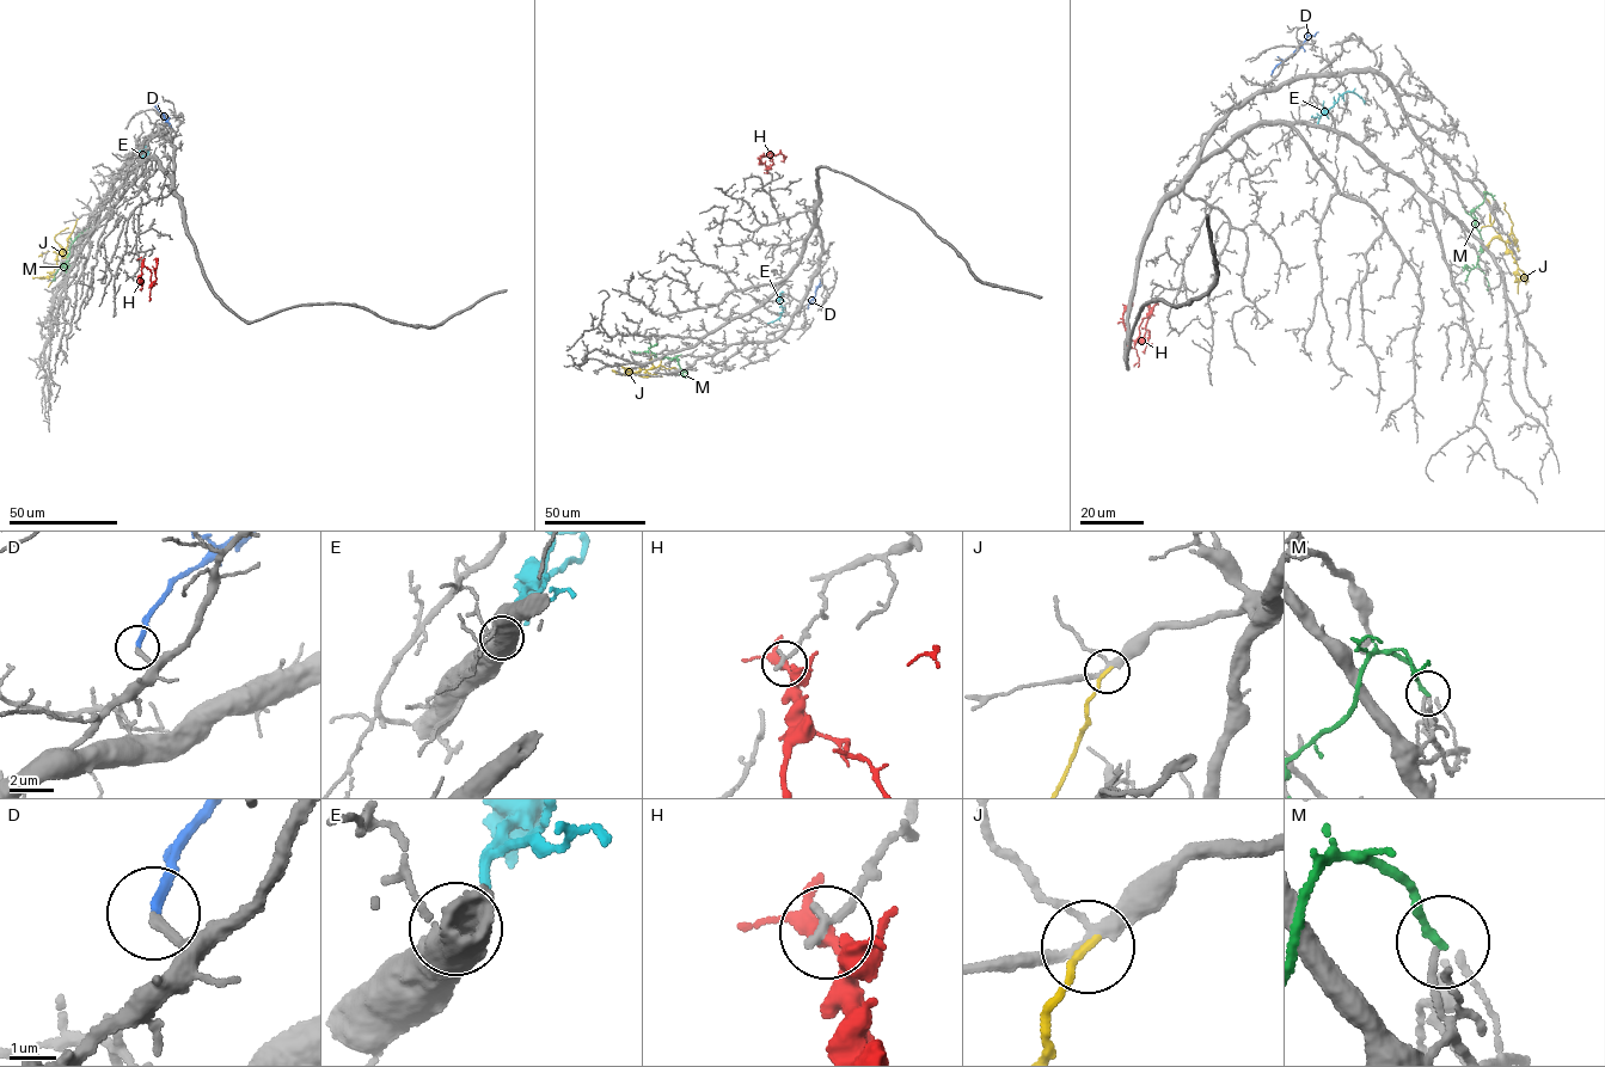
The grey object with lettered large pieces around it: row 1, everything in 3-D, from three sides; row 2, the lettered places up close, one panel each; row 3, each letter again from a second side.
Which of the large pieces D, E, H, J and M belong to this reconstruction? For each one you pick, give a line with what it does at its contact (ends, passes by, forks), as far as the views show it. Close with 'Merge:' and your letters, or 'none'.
D: it ends
Merge: D

